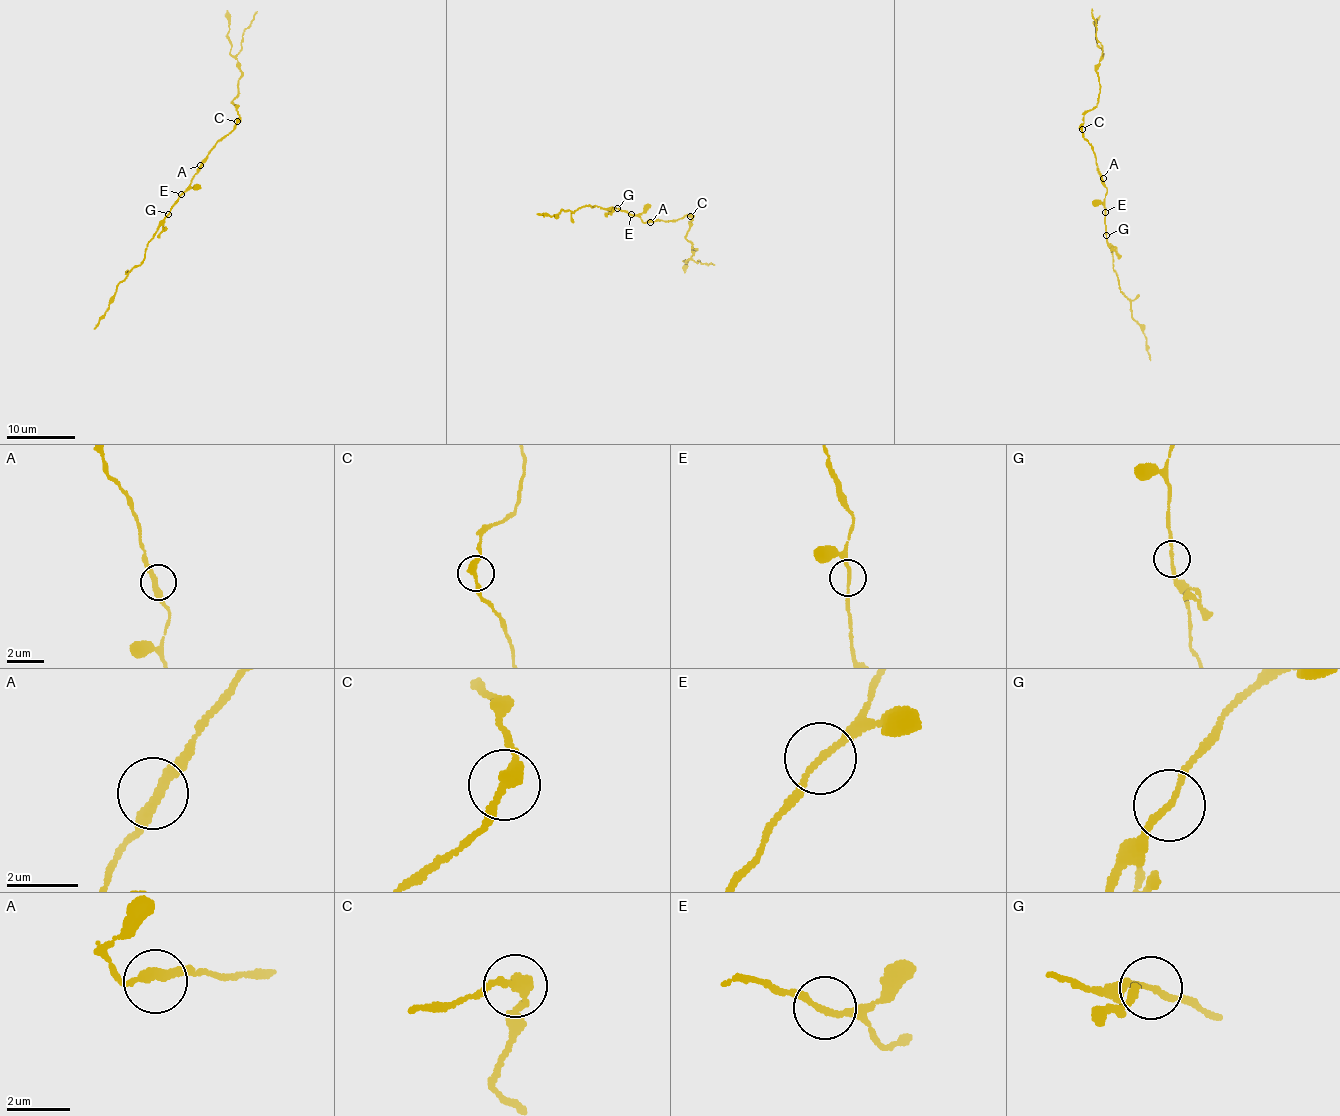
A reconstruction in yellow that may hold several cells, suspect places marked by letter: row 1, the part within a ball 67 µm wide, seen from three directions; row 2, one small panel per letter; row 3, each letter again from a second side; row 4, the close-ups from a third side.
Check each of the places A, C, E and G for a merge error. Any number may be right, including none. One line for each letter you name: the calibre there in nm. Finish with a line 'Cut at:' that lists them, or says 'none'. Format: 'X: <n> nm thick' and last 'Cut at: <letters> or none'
C: 280 nm thick
G: 160 nm thick
Cut at: C, G

